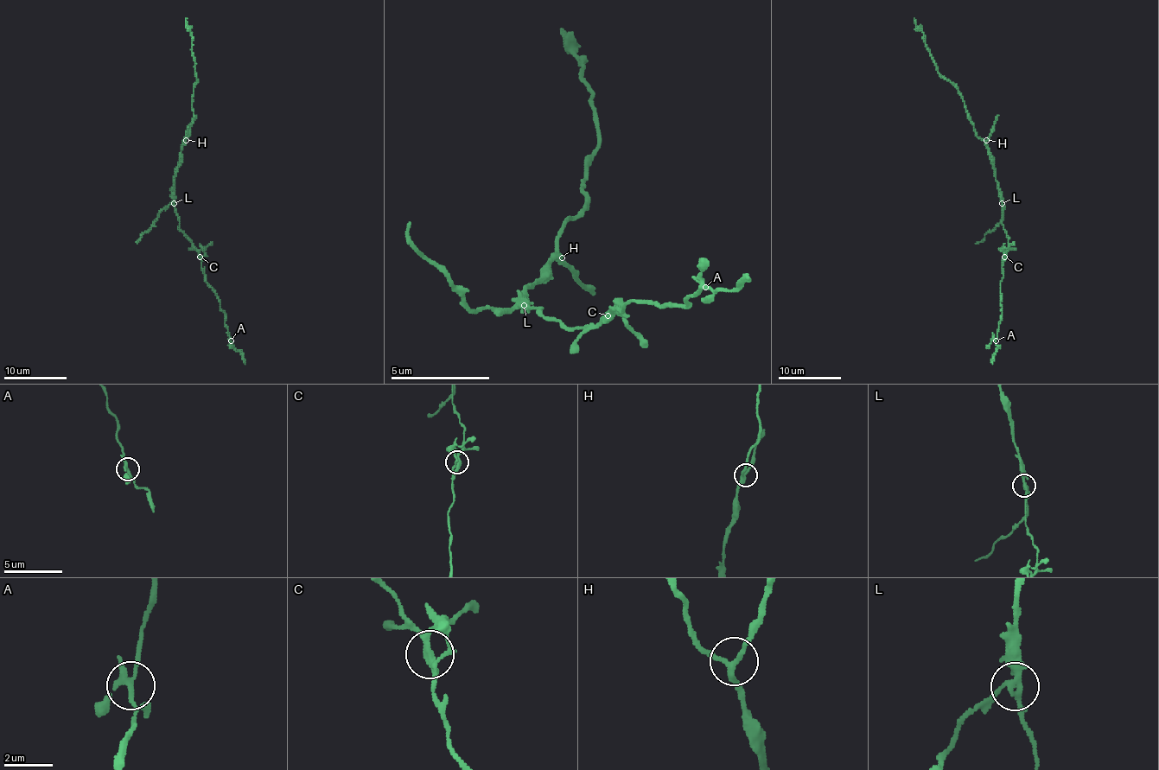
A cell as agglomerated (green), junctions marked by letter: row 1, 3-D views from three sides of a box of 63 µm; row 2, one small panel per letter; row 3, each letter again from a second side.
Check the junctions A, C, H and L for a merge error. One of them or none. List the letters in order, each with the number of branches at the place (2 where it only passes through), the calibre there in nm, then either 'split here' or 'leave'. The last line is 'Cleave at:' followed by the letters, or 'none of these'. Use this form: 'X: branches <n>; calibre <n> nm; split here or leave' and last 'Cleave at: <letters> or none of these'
A: branches 4; calibre 200 nm; leave
C: branches 3; calibre 240 nm; leave
H: branches 3; calibre 240 nm; leave
L: branches 3; calibre 220 nm; split here
Cleave at: L

